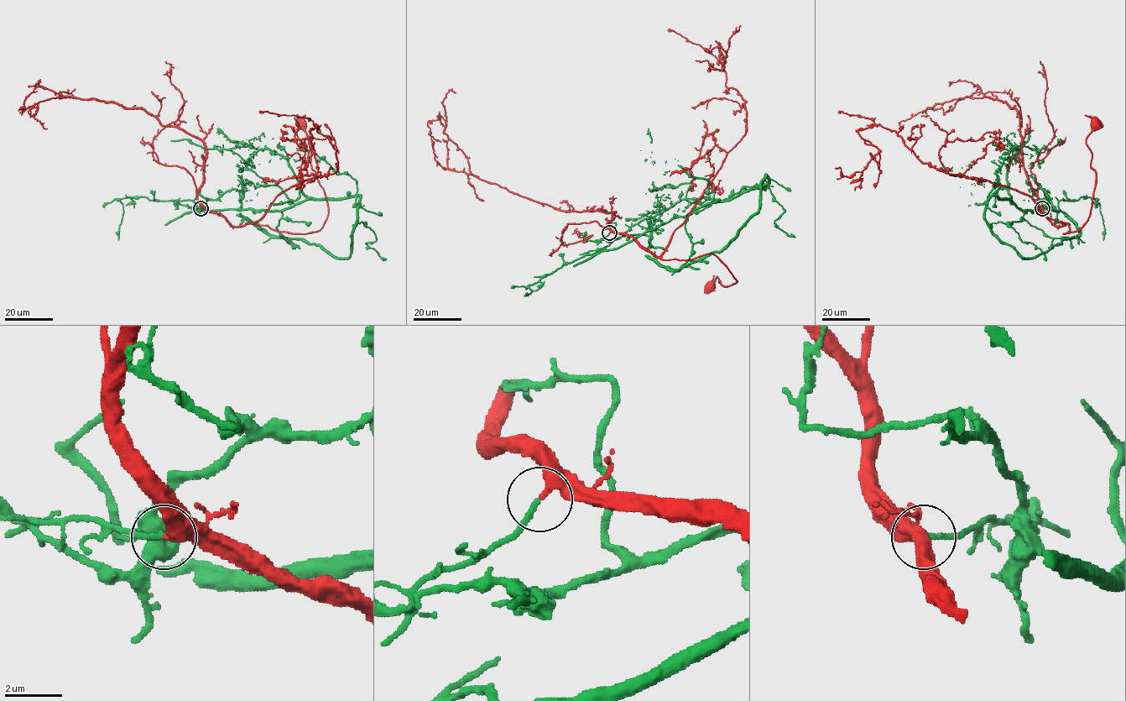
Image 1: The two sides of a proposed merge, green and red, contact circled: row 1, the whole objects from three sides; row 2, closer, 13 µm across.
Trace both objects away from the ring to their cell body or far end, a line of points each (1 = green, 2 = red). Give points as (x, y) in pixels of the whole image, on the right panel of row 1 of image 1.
1: (1042, 208), (1059, 210), (1022, 210), (1013, 202), (1007, 180), (1009, 153), (1022, 146), (1050, 149), (1064, 141)
2: (1042, 208), (1055, 227), (1069, 224), (1063, 233), (1077, 231), (1088, 217), (1096, 171), (1086, 138), (1094, 125)

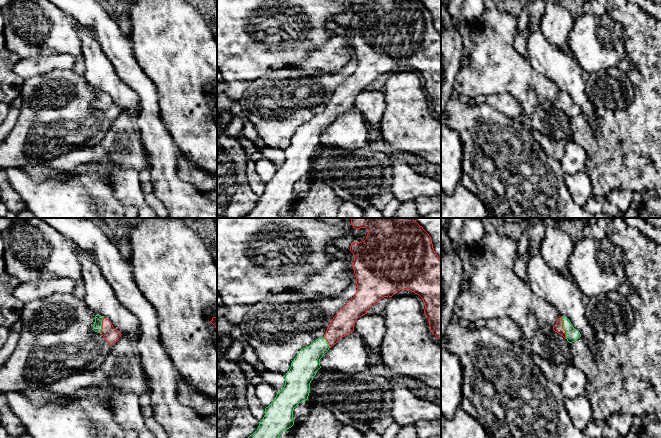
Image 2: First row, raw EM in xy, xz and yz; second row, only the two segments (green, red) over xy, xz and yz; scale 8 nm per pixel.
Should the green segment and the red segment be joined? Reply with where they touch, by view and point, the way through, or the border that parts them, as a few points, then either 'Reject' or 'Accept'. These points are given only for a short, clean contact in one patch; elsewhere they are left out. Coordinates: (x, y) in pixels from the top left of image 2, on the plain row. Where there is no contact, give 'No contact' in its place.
Touches green at yz (563, 104). Reject

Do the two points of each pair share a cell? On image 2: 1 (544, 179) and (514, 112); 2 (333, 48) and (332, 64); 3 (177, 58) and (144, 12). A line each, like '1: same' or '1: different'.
1: different
2: same
3: same

